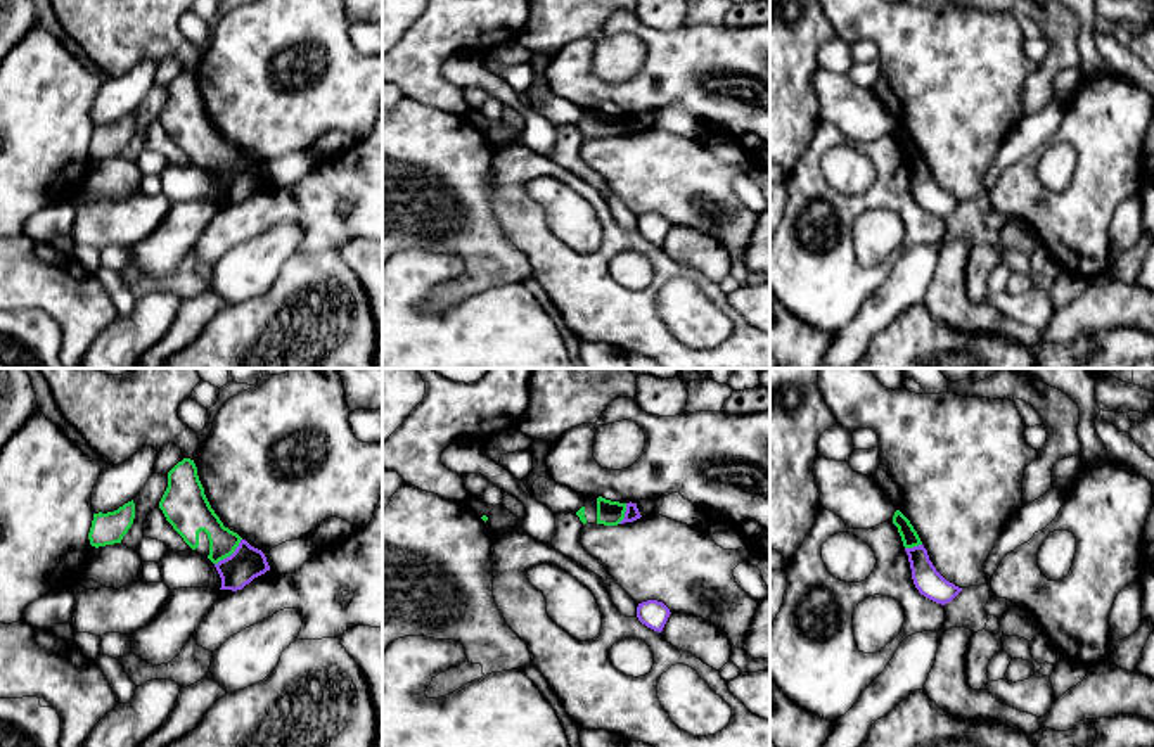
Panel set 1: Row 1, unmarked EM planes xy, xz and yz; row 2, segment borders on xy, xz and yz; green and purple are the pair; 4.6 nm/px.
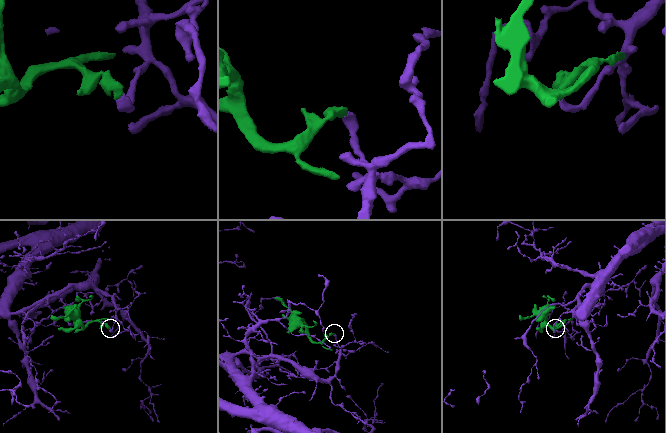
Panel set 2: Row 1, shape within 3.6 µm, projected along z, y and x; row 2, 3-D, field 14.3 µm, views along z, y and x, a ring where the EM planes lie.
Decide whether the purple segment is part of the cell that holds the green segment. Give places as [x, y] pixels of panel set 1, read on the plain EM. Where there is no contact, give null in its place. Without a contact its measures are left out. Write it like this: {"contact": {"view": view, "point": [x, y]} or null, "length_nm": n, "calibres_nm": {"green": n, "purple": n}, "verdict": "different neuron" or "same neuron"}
{"contact": {"view": "xy", "point": [230, 166]}, "length_nm": 180, "calibres_nm": {"green": 170, "purple": 160}, "verdict": "different neuron"}

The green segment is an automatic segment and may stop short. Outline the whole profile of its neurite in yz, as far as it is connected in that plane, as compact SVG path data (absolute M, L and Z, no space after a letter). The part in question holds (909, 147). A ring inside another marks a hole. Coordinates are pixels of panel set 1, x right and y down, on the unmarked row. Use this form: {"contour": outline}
{"contour": "M900 123L894 124L893 137L898 140L898 145L901 149L905 161L914 161L914 159L922 157L917 144L914 142L910 133Z"}

